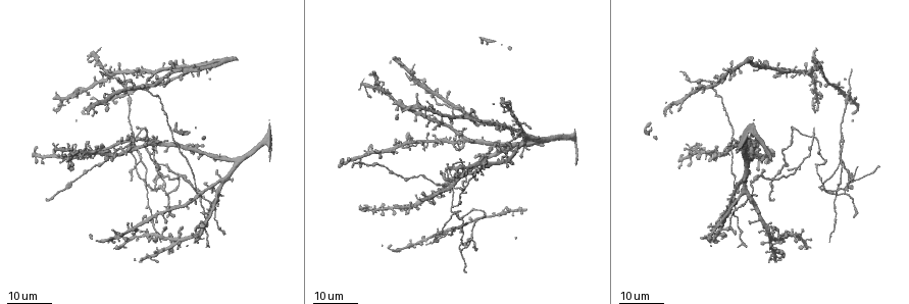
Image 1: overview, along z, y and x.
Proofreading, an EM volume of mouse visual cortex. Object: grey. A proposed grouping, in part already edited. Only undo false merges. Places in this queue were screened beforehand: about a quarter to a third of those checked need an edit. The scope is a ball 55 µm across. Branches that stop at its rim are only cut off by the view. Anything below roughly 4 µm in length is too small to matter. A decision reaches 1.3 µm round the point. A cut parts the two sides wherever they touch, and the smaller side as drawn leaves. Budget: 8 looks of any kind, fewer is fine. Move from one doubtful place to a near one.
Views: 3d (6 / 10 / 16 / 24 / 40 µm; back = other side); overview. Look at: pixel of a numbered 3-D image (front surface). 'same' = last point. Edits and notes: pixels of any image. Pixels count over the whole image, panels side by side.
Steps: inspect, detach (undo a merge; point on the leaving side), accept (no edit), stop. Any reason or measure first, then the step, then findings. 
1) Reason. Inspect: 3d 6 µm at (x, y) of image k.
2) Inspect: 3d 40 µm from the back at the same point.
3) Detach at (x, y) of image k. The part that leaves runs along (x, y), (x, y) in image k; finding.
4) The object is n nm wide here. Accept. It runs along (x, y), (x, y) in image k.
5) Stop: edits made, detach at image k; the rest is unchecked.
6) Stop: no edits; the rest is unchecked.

Branch point. Inspect: 3d 24 µm at (849, 94) of image 1.

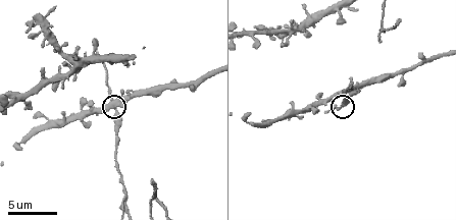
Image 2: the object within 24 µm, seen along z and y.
Zoom in. Inspect: 3d 10 µm at the same point.

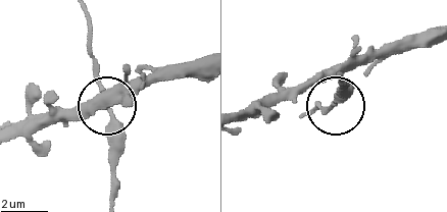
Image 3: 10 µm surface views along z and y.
Accept. It runs along (112, 201), (112, 119), (89, 34) in image 3; one neuron here.

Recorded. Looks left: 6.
Four or more arms meet. Inspect: 3d 16 µm at (380, 31) of image 2.

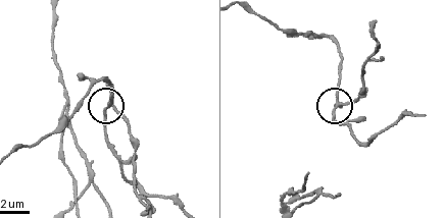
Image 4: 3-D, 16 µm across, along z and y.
The side arm is 37 µm long; 4 arms meet here. Detach at (340, 82) of image 4. A second neuron is stuck on.

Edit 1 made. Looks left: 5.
Three-way junction. Inspect: 3d 16 µm at (446, 233) of image 1.

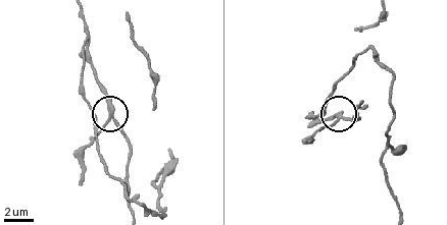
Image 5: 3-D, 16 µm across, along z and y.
Inspect: 3d 6 µm at (109, 119) of image 5.

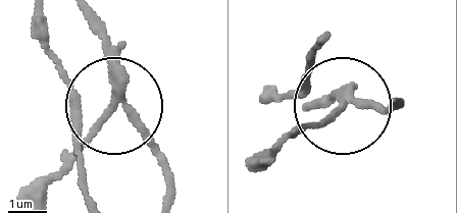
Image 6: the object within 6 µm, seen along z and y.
Other side. Inspect: 3d 6 µm from the back at (116, 109) of image 6.

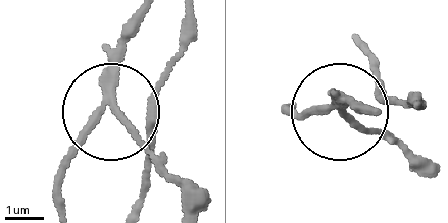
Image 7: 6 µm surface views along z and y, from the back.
The object is 200 nm wide here. Detach at (133, 127) of image 7. The part that leaves runs along (110, 85), (114, 110), (186, 208) in image 7; two neurons meet here.

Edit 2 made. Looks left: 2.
Calibre changes. Inspect: 3d 16 µm at (811, 156) of image 1.

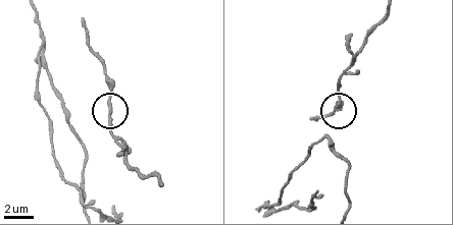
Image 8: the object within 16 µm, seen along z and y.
Closer look. Inspect: 3d 10 µm at (109, 104) of image 8.

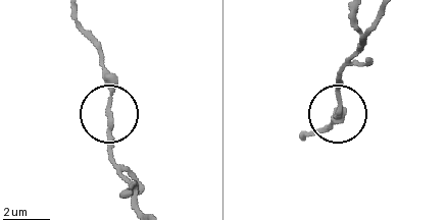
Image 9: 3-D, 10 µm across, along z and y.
Accept. It runs along (379, 21), (338, 78), (338, 115), (333, 126) in image 9; all the same neuron.

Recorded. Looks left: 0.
Stop: edits made, detach at image 4, detach at image 7; the rest is unchecked.

